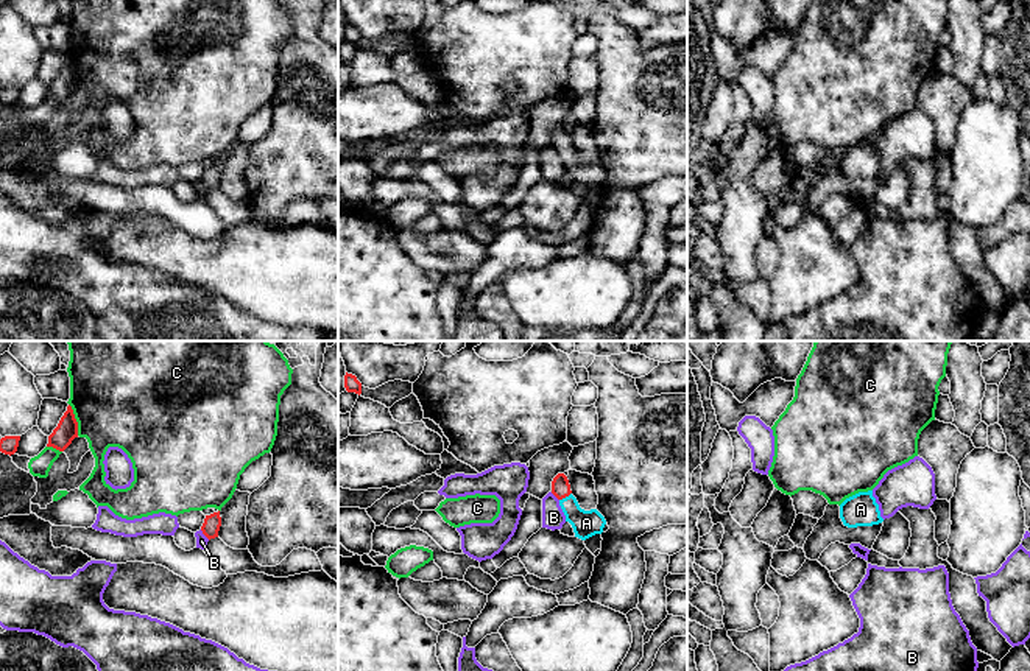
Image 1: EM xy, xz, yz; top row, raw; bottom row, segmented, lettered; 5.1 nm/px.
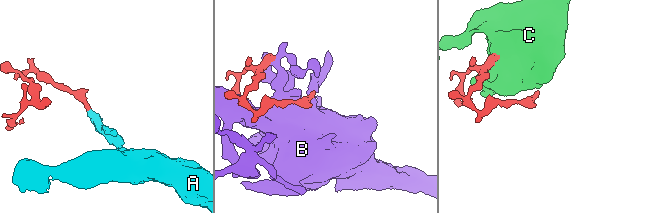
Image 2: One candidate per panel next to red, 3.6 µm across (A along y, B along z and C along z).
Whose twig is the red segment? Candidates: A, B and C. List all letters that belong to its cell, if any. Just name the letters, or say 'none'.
A

